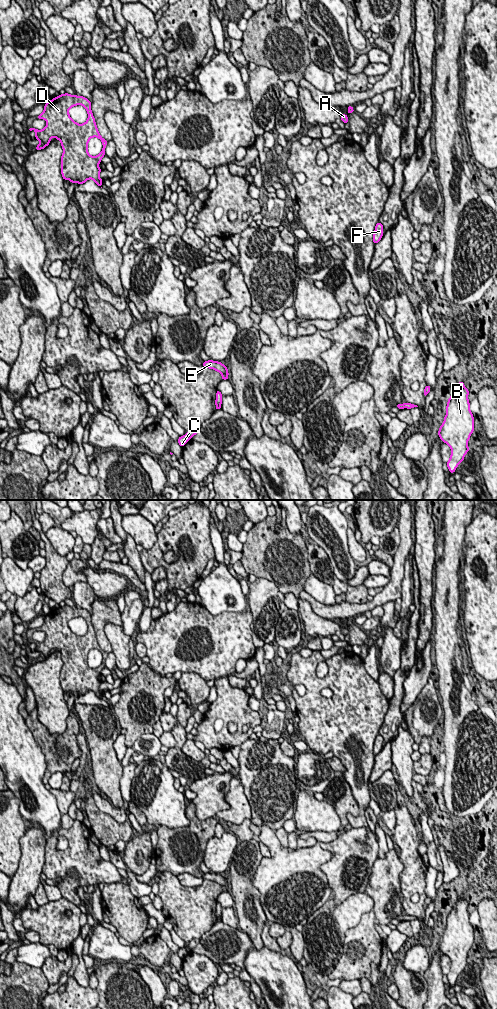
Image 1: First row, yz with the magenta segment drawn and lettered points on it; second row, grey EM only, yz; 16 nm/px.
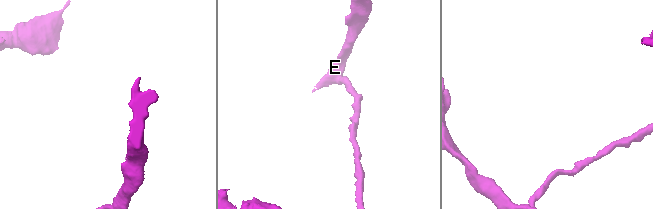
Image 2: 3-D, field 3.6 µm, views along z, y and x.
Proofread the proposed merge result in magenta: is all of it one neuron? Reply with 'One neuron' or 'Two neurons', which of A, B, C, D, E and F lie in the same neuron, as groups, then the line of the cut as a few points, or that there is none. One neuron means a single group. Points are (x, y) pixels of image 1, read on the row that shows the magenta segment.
Two neurons. Groups: A B C F / D E. Split along yz (221, 372), (227, 379)

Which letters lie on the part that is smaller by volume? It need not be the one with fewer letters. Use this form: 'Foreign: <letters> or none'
Foreign: D, E

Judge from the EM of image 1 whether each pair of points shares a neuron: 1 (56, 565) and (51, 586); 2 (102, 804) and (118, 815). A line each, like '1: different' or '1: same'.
1: same
2: same

